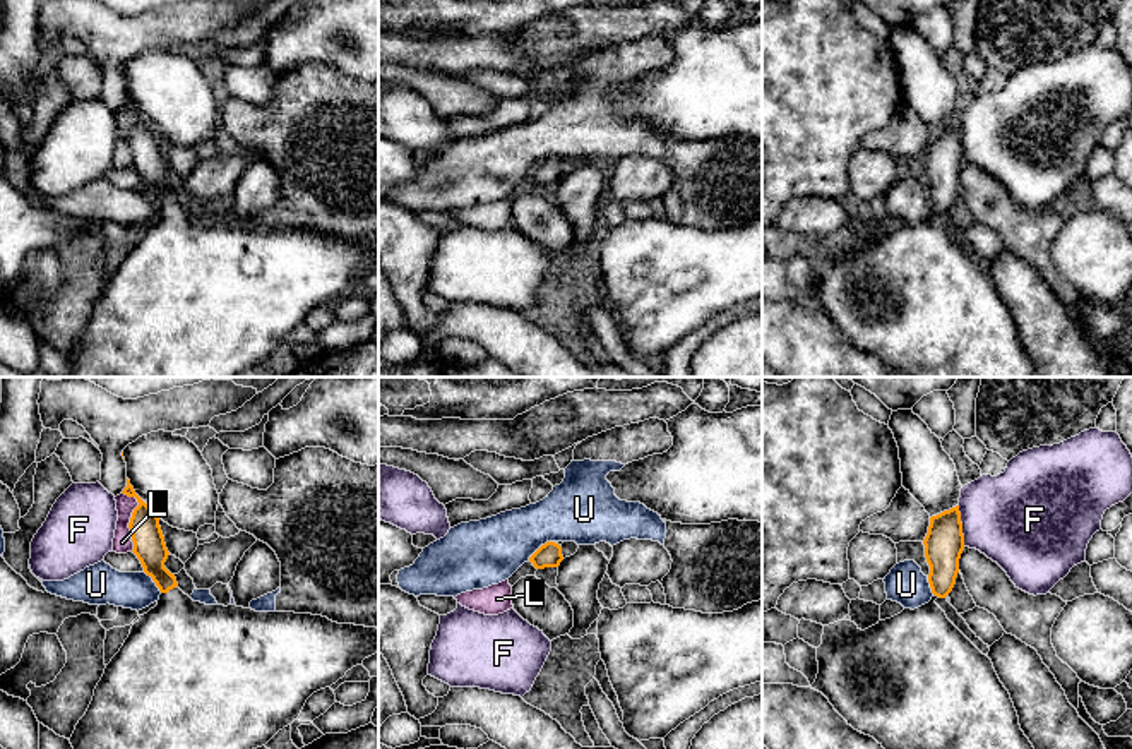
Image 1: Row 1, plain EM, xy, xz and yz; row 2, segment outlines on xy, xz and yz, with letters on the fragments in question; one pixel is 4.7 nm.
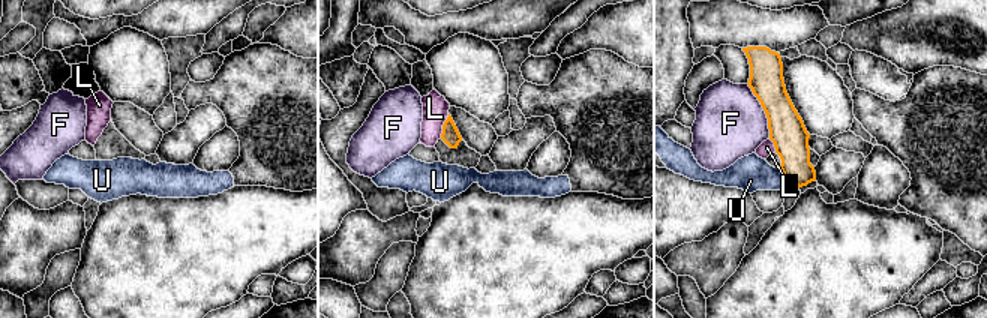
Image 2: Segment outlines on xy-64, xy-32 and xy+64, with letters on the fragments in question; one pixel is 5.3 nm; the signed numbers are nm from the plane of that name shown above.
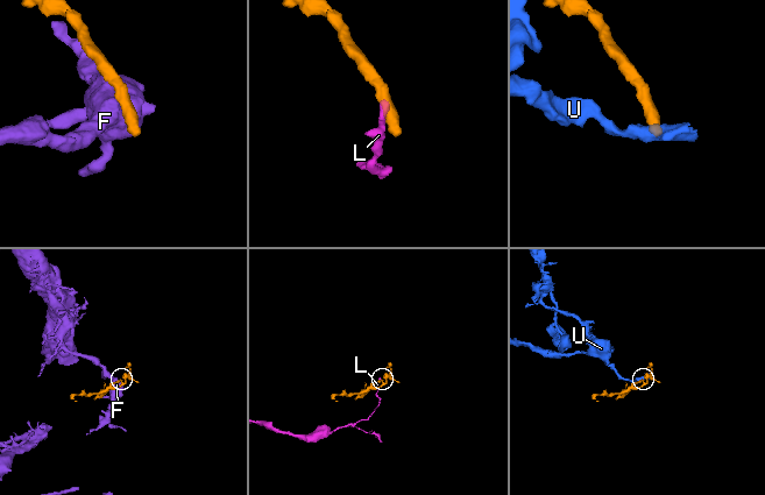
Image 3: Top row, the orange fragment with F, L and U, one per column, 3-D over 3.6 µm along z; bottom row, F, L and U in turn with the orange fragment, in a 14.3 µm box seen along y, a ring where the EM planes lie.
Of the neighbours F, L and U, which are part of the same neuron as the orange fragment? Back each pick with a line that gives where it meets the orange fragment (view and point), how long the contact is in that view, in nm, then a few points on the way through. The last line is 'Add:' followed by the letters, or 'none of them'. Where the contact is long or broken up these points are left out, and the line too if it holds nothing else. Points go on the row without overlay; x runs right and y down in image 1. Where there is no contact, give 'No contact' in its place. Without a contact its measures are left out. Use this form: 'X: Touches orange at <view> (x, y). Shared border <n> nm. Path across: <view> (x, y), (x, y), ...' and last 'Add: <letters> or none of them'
Add: none of them

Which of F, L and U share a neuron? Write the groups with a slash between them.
F / L / U

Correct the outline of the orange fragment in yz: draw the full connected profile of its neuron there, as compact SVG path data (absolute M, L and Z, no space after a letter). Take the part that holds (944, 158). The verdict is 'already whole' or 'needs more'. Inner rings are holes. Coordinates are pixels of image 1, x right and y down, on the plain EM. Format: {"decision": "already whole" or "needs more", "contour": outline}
{"decision": "needs more", "contour": "M959 122L930 134L923 161L930 182L932 216L915 226L904 225L865 247L844 235L824 242L822 261L817 264L819 290L810 303L822 309L848 341L873 353L889 372L899 369L911 377L1034 377L1034 363L1021 346L1010 310L992 276L935 219L952 207L959 189L964 166Z"}

